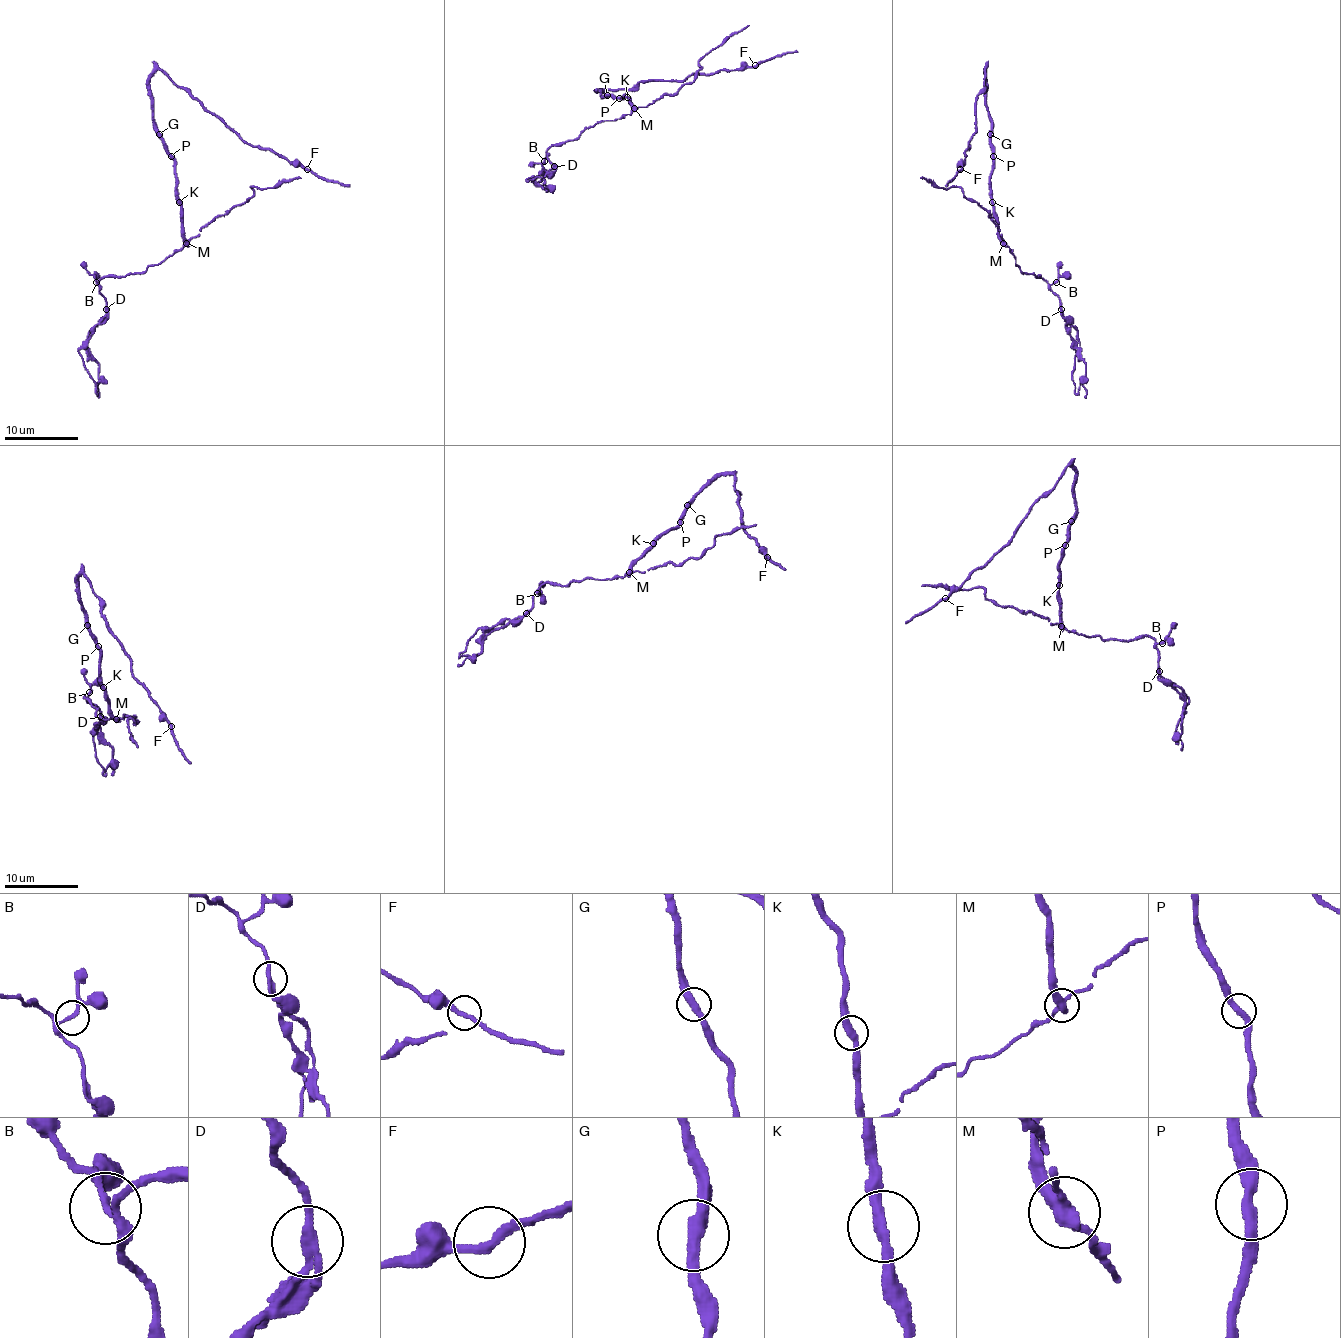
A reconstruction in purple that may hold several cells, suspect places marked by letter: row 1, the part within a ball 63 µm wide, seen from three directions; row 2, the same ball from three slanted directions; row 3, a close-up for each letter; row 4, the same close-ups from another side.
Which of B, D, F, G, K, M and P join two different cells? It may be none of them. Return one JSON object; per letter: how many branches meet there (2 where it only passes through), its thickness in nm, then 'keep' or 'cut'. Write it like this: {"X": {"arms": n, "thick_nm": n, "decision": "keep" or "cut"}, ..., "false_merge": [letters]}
{"B": {"arms": 3, "thick_nm": 150, "decision": "keep"}, "D": {"arms": 3, "thick_nm": 220, "decision": "cut"}, "F": {"arms": 2, "thick_nm": 260, "decision": "keep"}, "G": {"arms": 2, "thick_nm": 380, "decision": "keep"}, "K": {"arms": 2, "thick_nm": 320, "decision": "keep"}, "M": {"arms": 3, "thick_nm": 340, "decision": "cut"}, "P": {"arms": 2, "thick_nm": 340, "decision": "keep"}, "false_merge": ["D", "M"]}

